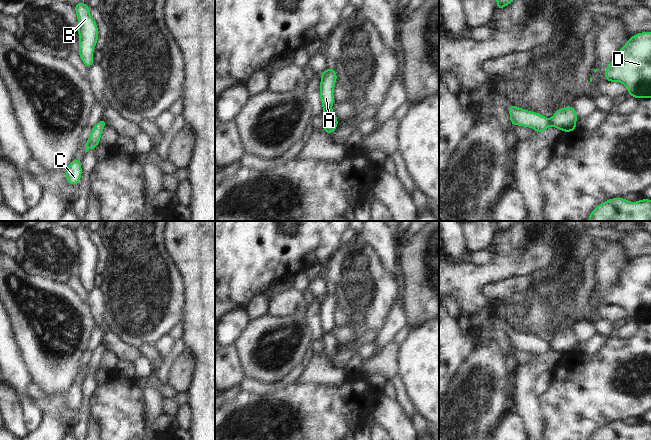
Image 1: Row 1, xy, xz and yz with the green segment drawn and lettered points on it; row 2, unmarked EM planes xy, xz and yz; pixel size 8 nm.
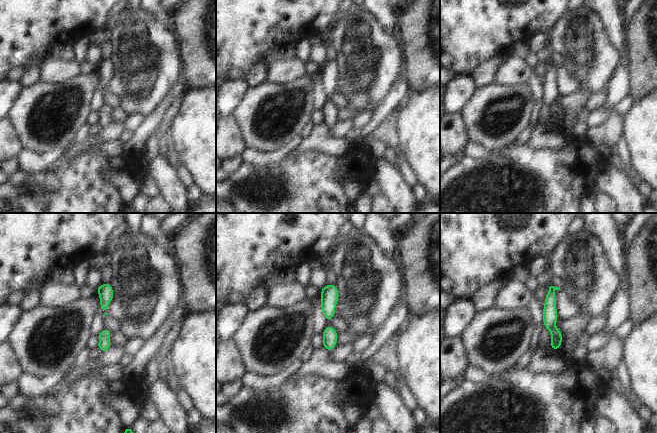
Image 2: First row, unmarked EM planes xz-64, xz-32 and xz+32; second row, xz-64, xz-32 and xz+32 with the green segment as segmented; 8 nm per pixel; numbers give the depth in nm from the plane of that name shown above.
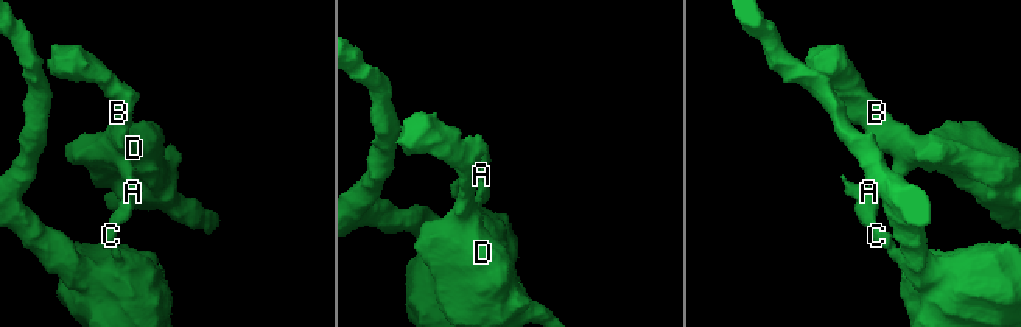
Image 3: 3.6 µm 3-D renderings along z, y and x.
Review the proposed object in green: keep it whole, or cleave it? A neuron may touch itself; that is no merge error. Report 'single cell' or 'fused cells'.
fused cells

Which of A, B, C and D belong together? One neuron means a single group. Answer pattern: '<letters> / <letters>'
A C / B D

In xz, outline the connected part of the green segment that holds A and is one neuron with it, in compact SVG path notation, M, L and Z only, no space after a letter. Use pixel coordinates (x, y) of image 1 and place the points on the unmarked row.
M326 292L321 297L320 305L320 323L324 334L331 332L335 327L333 314L338 300L334 292Z

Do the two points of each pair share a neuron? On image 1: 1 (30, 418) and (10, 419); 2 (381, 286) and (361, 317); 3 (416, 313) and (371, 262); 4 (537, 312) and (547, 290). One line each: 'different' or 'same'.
1: different
2: same
3: different
4: same

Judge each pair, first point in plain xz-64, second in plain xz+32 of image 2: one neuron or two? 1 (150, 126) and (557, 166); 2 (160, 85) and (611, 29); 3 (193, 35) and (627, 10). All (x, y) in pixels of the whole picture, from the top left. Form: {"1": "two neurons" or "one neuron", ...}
{"1": "two neurons", "2": "two neurons", "3": "two neurons"}

